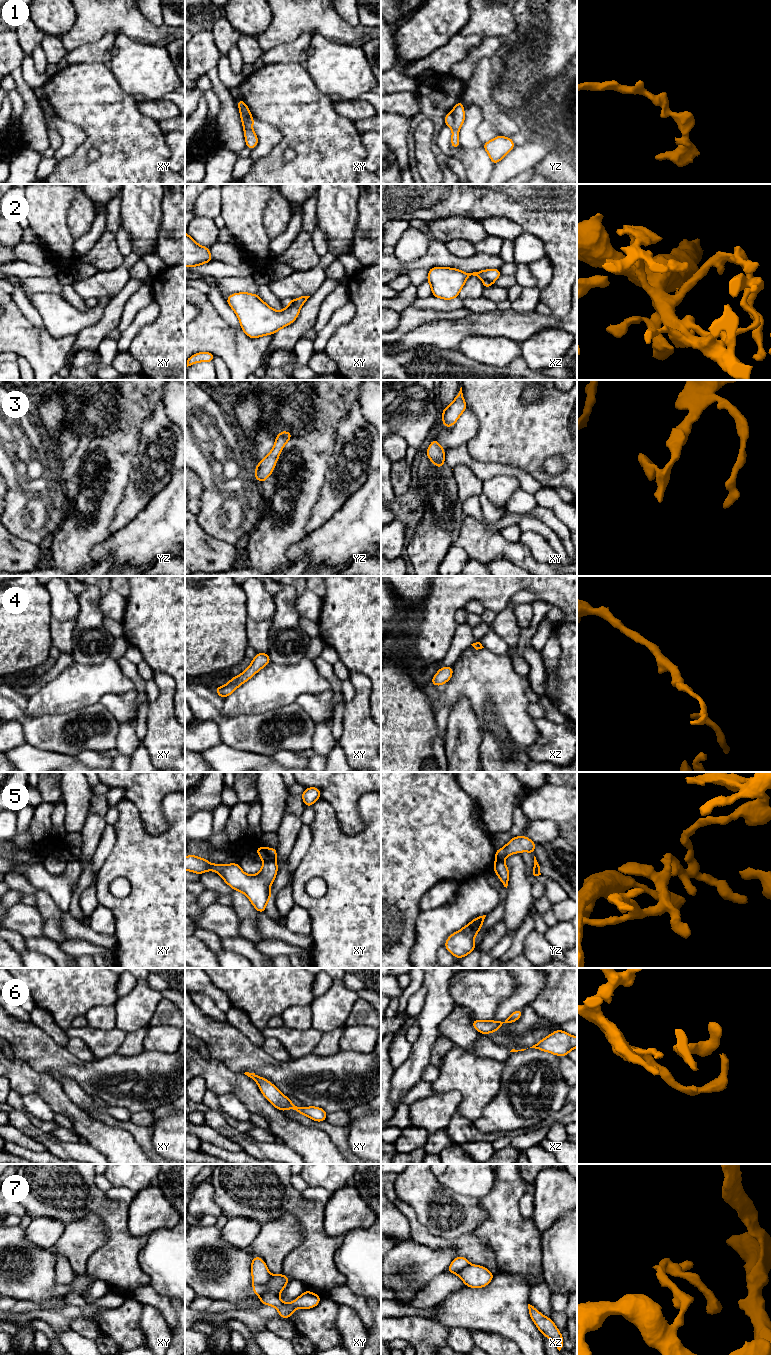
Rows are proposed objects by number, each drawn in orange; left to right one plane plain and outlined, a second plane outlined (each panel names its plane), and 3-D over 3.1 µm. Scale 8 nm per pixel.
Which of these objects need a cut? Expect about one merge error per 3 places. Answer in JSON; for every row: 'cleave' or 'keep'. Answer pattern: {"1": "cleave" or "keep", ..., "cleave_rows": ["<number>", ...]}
{"1": "cleave", "2": "cleave", "3": "keep", "4": "keep", "5": "cleave", "6": "keep", "7": "cleave", "cleave_rows": ["1", "2", "5", "7"]}

